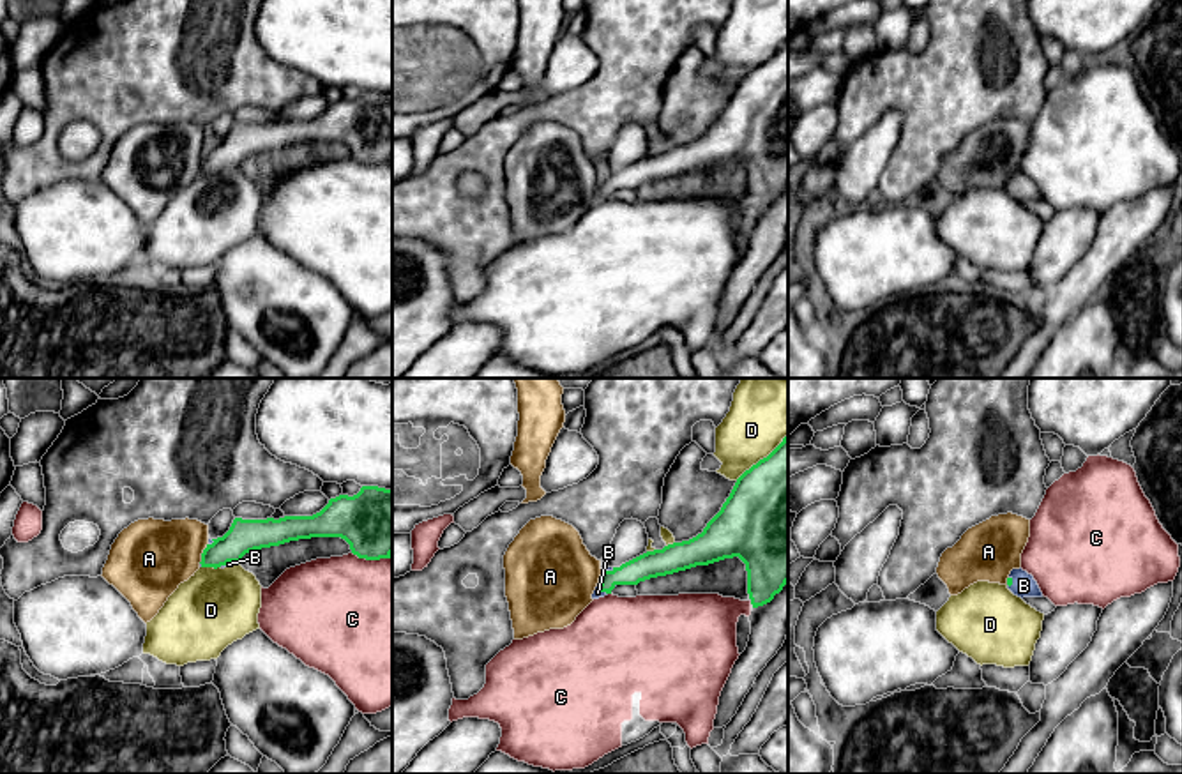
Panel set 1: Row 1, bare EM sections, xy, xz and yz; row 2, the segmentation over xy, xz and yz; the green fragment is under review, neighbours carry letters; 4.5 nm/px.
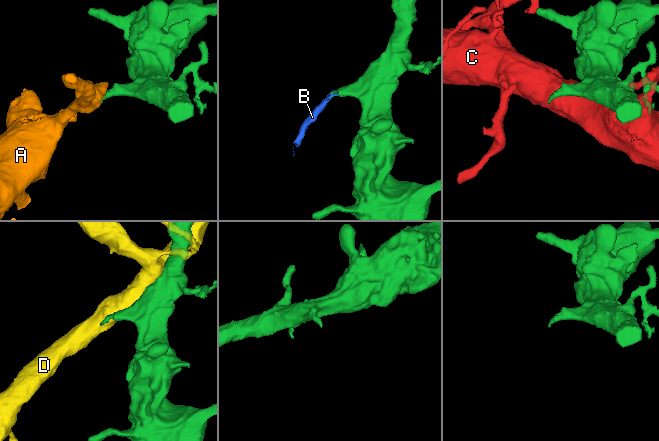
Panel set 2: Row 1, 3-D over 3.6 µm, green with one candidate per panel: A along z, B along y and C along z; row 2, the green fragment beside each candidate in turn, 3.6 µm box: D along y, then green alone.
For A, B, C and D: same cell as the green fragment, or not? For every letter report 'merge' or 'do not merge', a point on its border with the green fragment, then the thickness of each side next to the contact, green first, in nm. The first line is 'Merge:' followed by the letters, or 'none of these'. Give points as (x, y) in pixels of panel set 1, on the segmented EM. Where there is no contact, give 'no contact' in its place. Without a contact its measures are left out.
Merge: B
A: do not merge | xy (202, 553) | 150/360 nm
B: merge | xy (228, 561) | 150/20 nm
C: do not merge | xy (371, 559) | 320/500 nm
D: do not merge | xy (211, 566) | 150/360 nm

